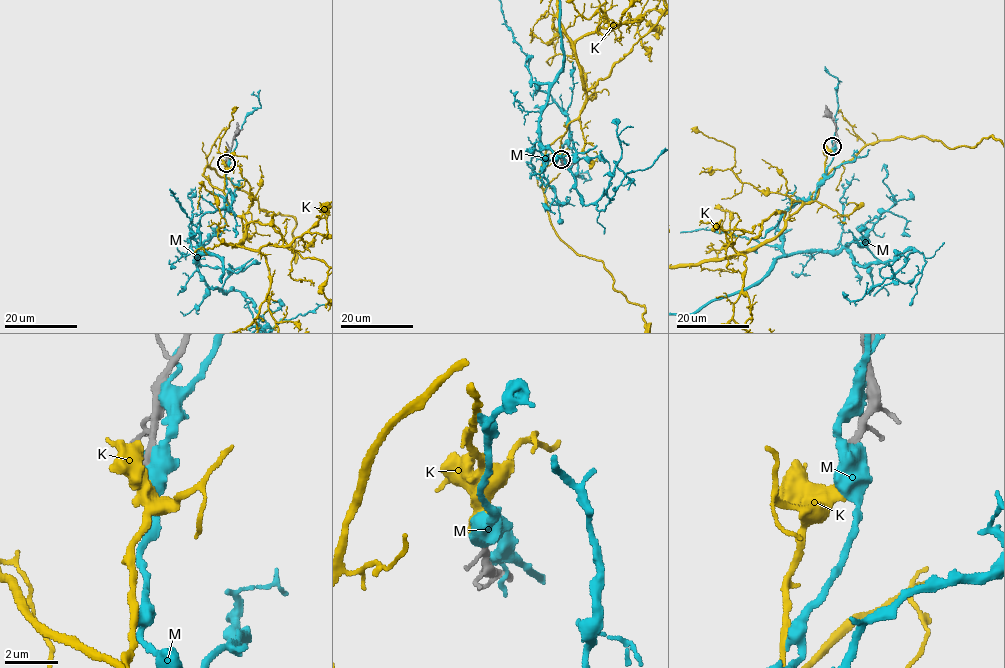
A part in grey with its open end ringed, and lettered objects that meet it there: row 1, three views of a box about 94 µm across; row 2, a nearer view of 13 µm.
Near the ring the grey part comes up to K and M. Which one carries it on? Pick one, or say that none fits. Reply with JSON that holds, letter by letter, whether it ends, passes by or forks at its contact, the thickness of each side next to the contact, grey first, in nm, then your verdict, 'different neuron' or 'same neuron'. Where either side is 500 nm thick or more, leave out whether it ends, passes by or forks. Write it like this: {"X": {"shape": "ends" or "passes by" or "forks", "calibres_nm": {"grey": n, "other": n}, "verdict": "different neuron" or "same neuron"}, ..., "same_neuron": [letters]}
{"K": {"shape": "ends", "calibres_nm": {"grey": 240, "other": 320}, "verdict": "different neuron"}, "M": {"calibres_nm": {"grey": 300, "other": 550}, "verdict": "different neuron"}, "same_neuron": []}

